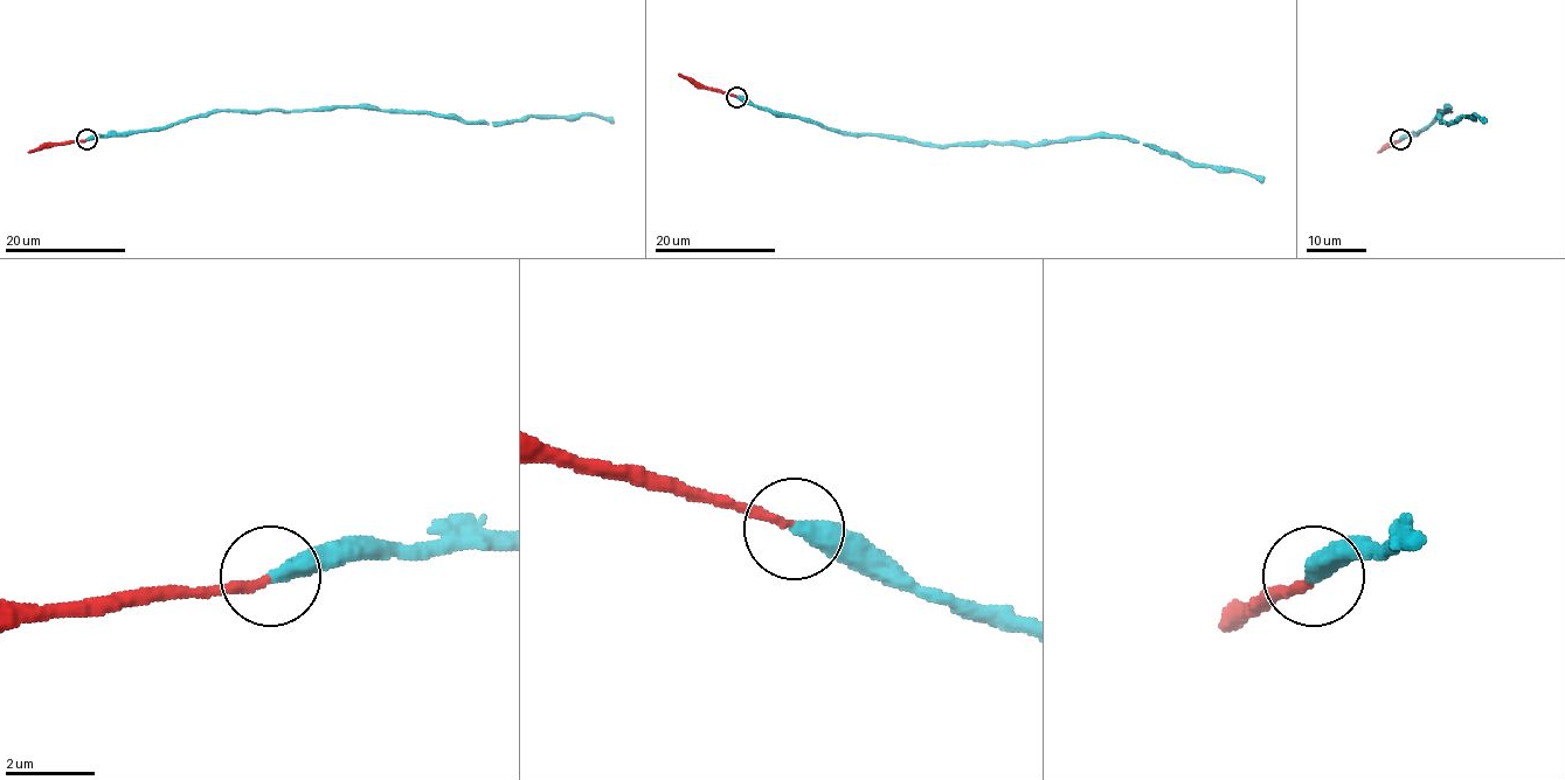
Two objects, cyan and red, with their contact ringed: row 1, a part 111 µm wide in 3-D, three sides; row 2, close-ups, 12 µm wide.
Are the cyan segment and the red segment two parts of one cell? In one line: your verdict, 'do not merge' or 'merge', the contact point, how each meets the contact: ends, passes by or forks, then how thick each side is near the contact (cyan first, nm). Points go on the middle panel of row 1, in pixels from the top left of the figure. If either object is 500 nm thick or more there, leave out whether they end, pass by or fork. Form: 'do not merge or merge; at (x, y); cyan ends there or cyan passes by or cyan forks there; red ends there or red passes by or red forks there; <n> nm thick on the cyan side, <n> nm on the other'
merge; at (736, 97); cyan ends there; red ends there; 420 nm thick on the cyan side, 190 nm on the other

